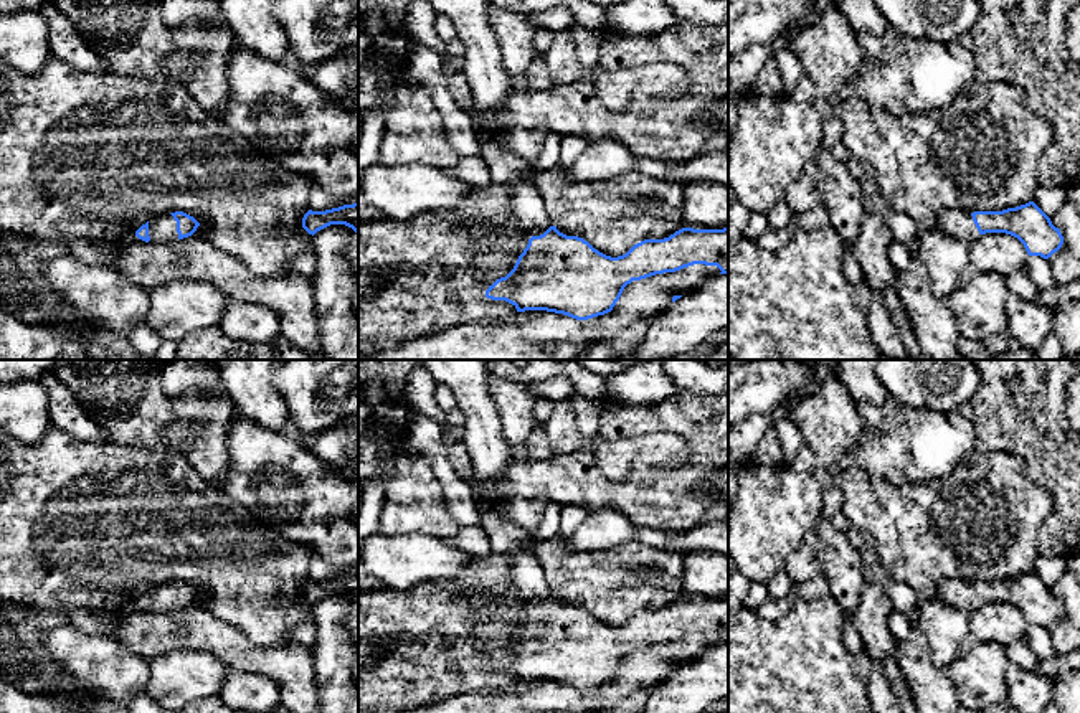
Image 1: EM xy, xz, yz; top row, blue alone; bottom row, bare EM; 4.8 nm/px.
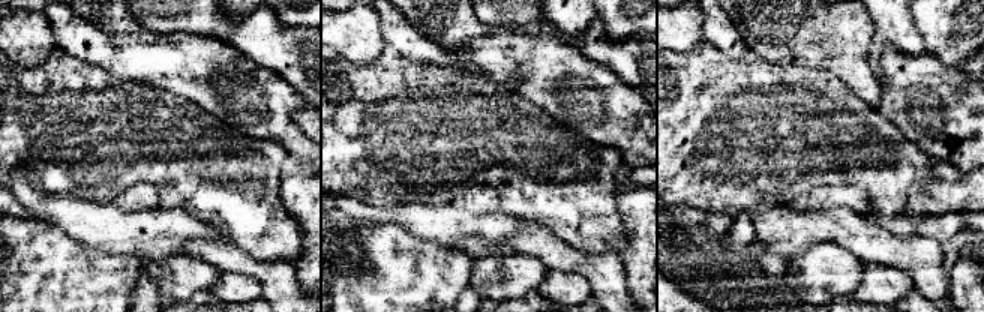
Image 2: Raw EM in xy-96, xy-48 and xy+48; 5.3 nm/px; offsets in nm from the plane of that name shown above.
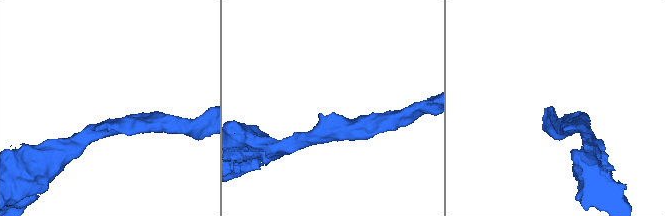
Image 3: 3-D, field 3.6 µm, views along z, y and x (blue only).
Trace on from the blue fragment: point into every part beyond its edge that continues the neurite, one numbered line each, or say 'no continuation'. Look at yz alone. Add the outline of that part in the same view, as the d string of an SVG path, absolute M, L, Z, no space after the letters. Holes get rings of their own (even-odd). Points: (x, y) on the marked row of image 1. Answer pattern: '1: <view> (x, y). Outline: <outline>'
1: yz (956, 223). Outline: M945 210L938 215L936 229L959 241L971 243L979 236L971 213Z

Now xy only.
1: xy (162, 228). Outline: M170 213L149 221L150 243L170 243L178 239L177 221Z

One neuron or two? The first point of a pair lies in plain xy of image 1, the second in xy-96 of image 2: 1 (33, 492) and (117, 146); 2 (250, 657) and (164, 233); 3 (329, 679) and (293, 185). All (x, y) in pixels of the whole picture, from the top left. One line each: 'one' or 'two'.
1: one
2: two
3: one

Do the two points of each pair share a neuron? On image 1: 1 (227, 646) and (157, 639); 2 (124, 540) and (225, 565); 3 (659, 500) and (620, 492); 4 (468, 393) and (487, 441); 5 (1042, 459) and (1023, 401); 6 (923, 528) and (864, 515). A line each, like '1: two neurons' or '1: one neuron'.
1: one neuron
2: one neuron
3: one neuron
4: one neuron
5: one neuron
6: one neuron

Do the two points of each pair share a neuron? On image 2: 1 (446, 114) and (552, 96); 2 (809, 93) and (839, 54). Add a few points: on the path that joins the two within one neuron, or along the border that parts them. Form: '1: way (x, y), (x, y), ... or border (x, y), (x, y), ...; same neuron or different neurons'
1: border (498, 83), (530, 99), (557, 122); different neurons
2: border (792, 63), (827, 68), (852, 92); different neurons

